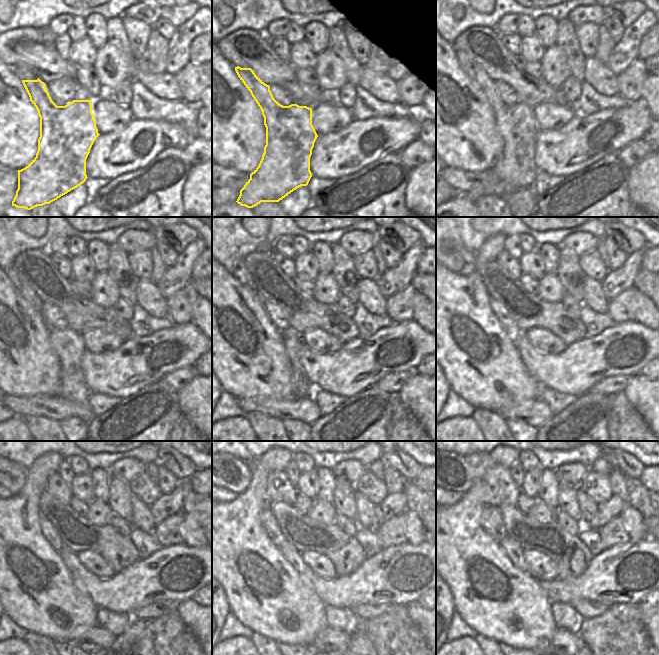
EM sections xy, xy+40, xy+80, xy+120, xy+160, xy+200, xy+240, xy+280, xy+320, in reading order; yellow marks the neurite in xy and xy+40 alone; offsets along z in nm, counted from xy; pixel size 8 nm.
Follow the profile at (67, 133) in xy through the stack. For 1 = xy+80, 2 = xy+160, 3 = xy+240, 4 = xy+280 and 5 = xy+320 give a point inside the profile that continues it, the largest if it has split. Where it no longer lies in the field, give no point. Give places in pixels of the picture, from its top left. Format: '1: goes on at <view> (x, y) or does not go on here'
1: goes on at xy+80 (516, 124)
2: goes on at xy+160 (301, 387)
3: goes on at xy+240 (8, 474)
4: goes on at xy+280 (232, 473)
5: goes on at xy+320 (456, 476)

